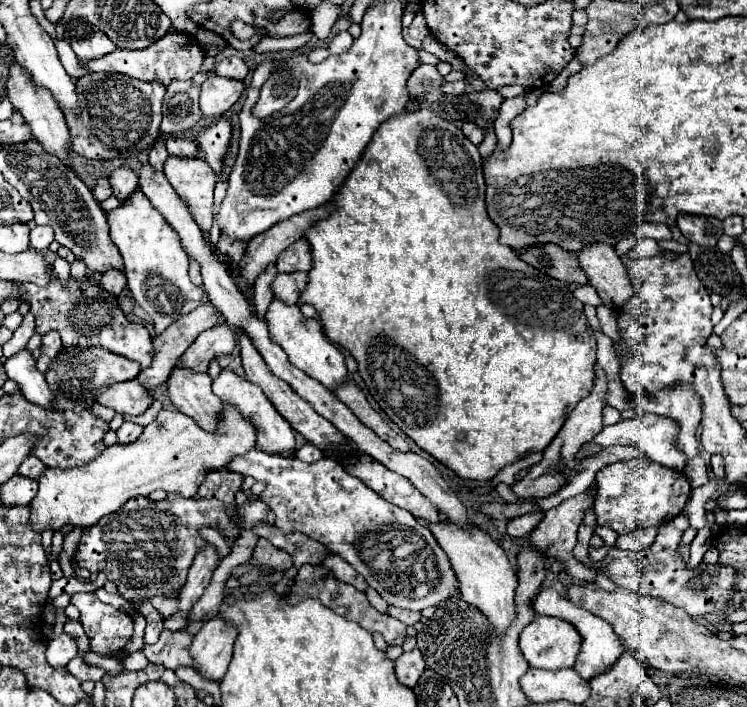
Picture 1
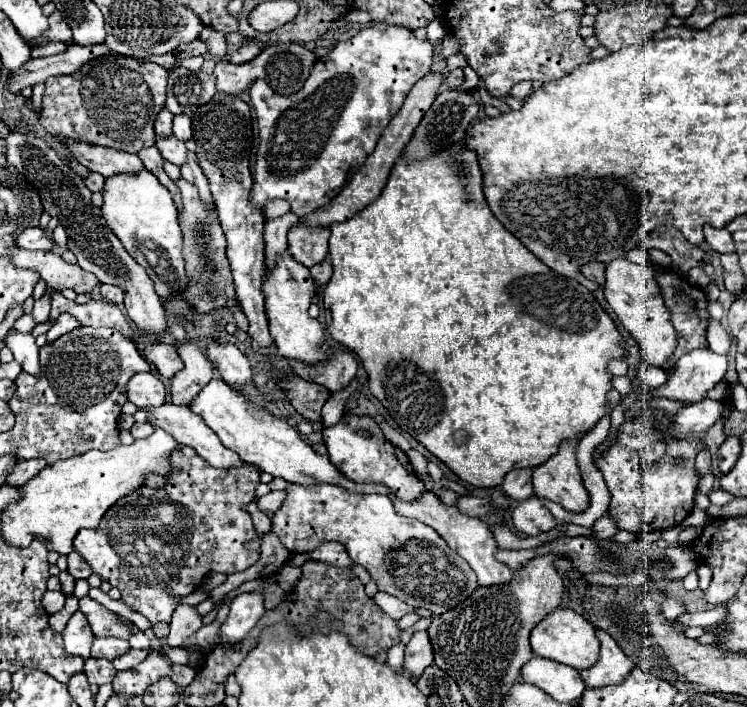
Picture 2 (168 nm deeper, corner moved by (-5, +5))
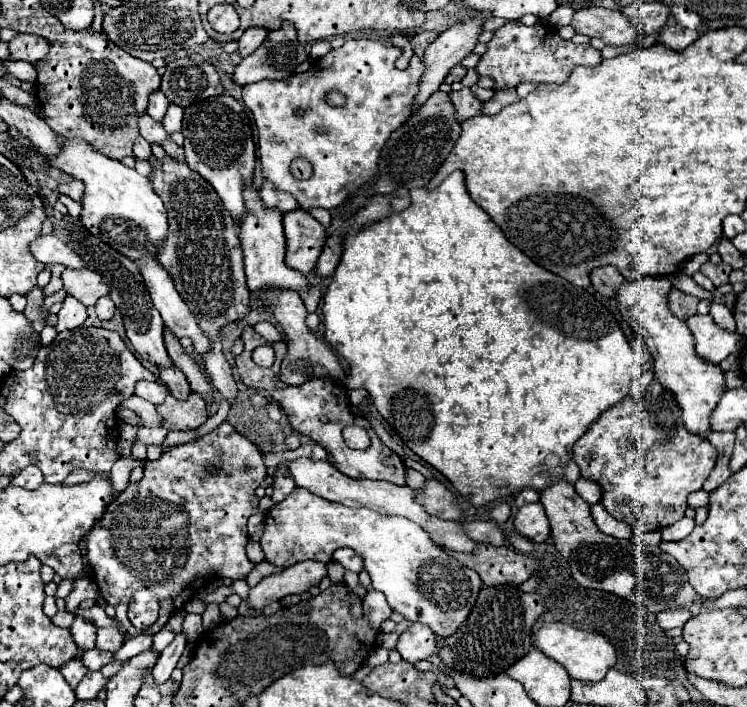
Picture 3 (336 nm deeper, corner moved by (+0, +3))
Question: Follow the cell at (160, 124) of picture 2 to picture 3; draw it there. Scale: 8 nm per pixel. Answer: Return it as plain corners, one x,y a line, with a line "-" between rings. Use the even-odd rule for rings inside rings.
153,92
151,96
149,96
149,108
147,108
147,114
153,118
153,120
157,120
157,122
161,122
163,120
163,116
165,116
165,112
167,112
167,106
169,106
169,100
163,96
163,92

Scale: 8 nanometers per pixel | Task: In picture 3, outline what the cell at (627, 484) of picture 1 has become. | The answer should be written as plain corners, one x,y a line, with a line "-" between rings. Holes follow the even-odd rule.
653,380
641,398
623,398
619,404
601,414
599,420
573,446
573,460
577,462
583,478
593,478
603,488
601,504
605,510
617,520
627,524
633,522
633,534
643,535
649,530
663,530
685,516
687,494
701,490
713,470
713,464
717,462
717,450
707,438
701,440
701,436
691,434
685,424
681,424
681,414
673,396
669,396
669,392

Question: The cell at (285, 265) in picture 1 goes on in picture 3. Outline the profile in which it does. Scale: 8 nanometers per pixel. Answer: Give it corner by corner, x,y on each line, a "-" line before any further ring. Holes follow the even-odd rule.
295,210
283,216
283,226
287,238
287,266
309,274
325,246
325,228
309,212
303,210

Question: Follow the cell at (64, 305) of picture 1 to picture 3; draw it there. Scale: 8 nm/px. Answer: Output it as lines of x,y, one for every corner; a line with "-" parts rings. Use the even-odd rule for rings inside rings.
169,364
169,366
159,366
159,380
169,388
169,392
175,396
175,398
185,398
189,394
189,384
187,384
187,378
185,374
175,366
175,364

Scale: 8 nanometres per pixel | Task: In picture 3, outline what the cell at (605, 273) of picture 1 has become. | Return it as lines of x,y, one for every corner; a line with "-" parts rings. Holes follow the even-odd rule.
643,276
637,280
625,280
617,292
617,308
621,316
637,330
637,334
647,342
647,348
653,356
653,372
659,384
673,394
677,400
677,408
681,412
681,420
689,432
707,436
709,434
709,412
719,402
723,388
723,370
715,364
709,364
695,354
695,340
683,320
669,312
669,290
671,282
663,276

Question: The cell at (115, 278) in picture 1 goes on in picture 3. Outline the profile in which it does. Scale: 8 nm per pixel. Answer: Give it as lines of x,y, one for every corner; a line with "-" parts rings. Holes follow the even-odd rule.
101,296
101,300
97,300
97,304
95,304
95,310
97,310
97,316
101,320
109,320
115,312
115,304
109,296

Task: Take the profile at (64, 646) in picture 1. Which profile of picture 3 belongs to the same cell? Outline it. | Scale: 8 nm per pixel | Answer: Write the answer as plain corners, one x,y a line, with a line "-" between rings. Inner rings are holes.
75,616
69,630
71,630
71,636
73,636
79,650
91,650
95,646
97,628
89,620
83,620
81,616

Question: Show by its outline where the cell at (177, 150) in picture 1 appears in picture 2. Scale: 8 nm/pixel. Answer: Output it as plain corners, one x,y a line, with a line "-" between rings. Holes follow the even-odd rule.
180,114
174,118
174,124
172,124
172,132
176,138
180,140
190,140
192,138
192,128
190,128
190,118
186,114

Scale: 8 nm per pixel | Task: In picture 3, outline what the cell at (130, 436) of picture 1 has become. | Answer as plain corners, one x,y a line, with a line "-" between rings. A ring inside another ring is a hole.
141,426
137,430
137,440
143,442
143,444
161,444
167,436
167,430
165,428
145,428

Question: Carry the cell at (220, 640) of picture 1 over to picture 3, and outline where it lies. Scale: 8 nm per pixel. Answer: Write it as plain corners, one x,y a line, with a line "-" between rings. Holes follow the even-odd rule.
297,562
291,568
285,568
281,574
273,574
263,578
257,586
249,590
245,602
253,610
263,610
269,602
277,602
287,594
307,592
311,584
319,584
327,574
325,564
321,562

